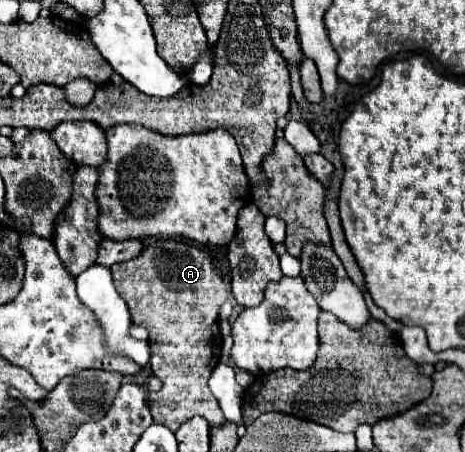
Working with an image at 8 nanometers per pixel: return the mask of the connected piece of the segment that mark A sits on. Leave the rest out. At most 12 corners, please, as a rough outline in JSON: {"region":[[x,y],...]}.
{"region":[[159,238],[113,282],[149,330],[153,422],[225,416],[207,380],[229,290],[211,256]]}

